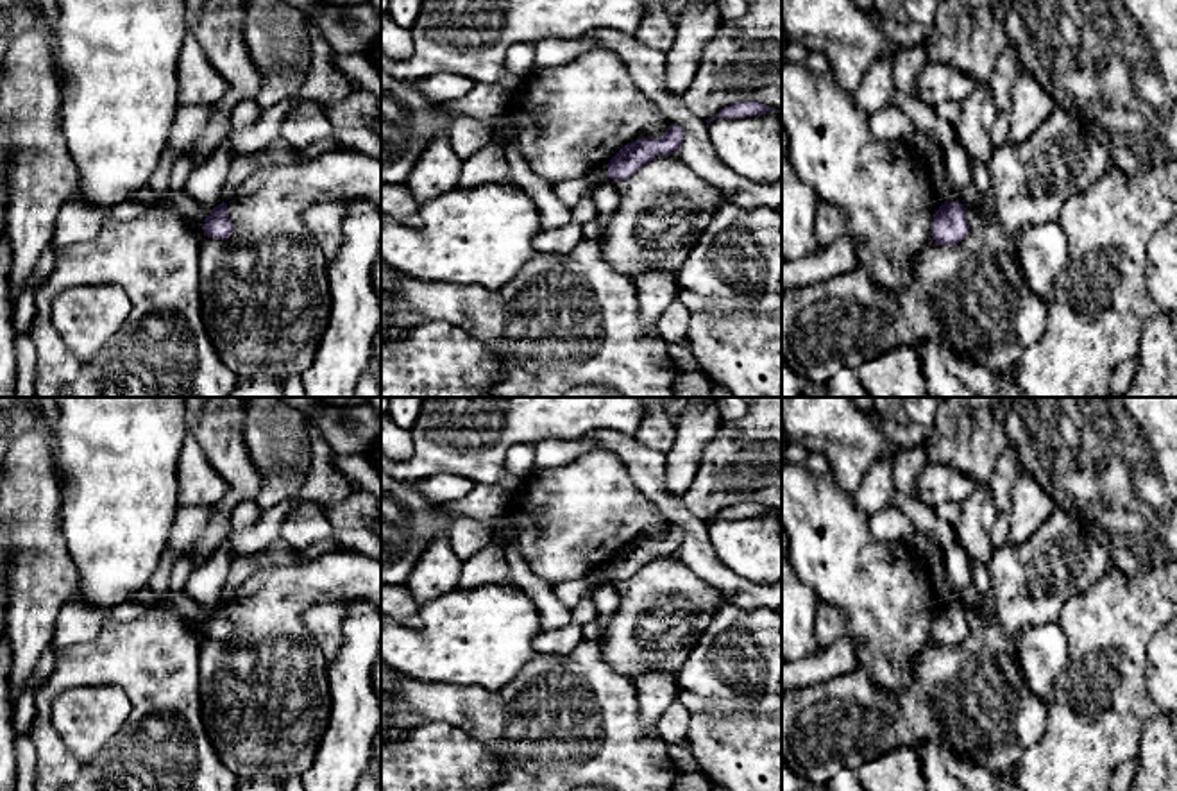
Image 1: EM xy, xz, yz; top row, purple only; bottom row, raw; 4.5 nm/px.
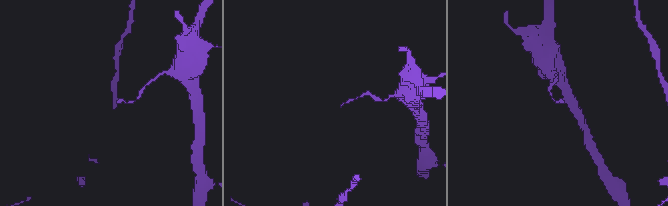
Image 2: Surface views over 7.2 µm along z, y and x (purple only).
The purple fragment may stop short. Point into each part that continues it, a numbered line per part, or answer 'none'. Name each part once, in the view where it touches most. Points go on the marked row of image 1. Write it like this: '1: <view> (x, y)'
none

